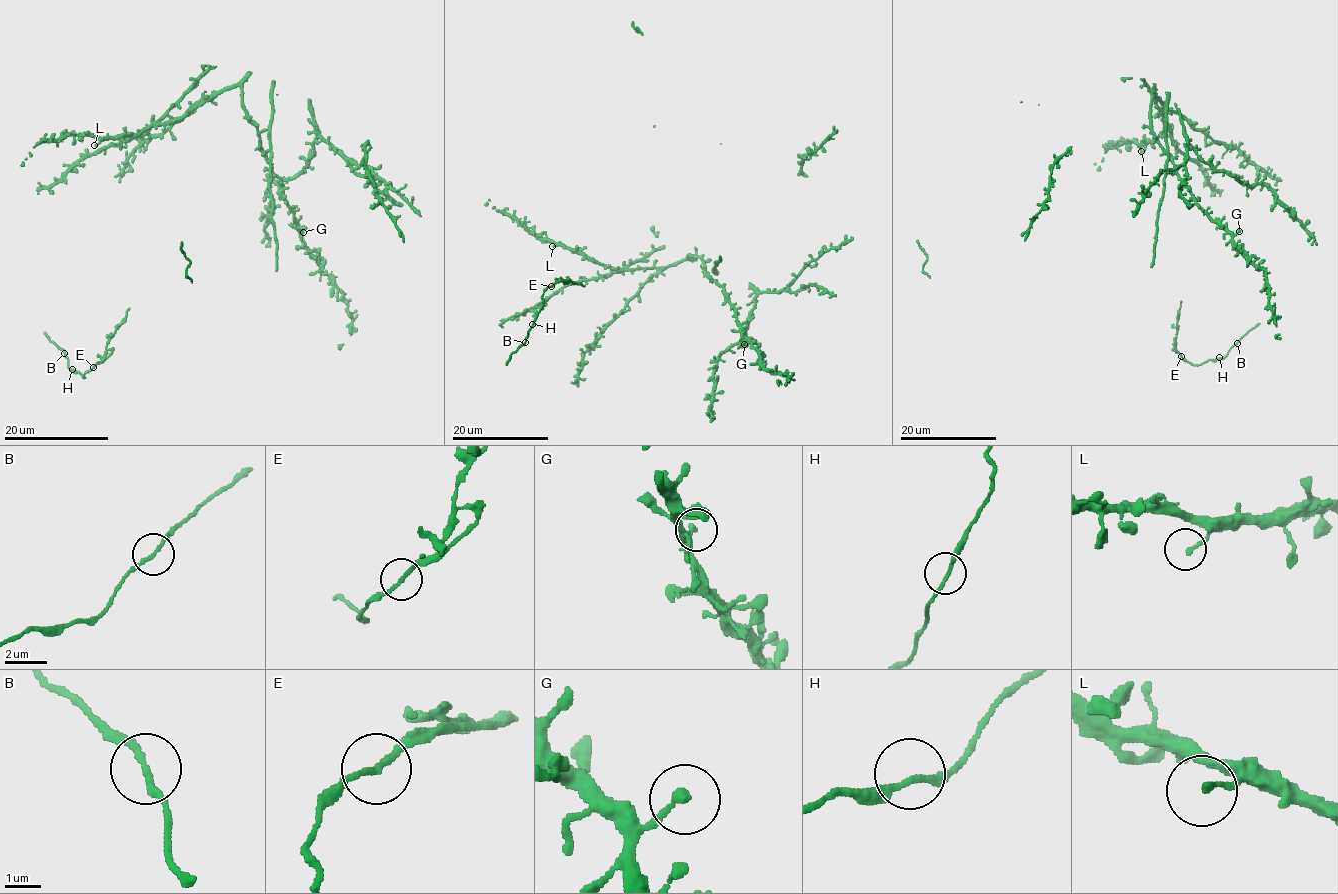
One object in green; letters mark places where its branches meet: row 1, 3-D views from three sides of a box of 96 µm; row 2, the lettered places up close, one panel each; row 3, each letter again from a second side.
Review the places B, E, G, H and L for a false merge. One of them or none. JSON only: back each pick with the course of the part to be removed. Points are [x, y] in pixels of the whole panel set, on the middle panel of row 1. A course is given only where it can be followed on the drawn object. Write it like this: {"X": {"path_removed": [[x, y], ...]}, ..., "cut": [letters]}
{"E": {"path_removed": [[551, 286], [560, 280], [585, 286]]}, "cut": ["E"]}

